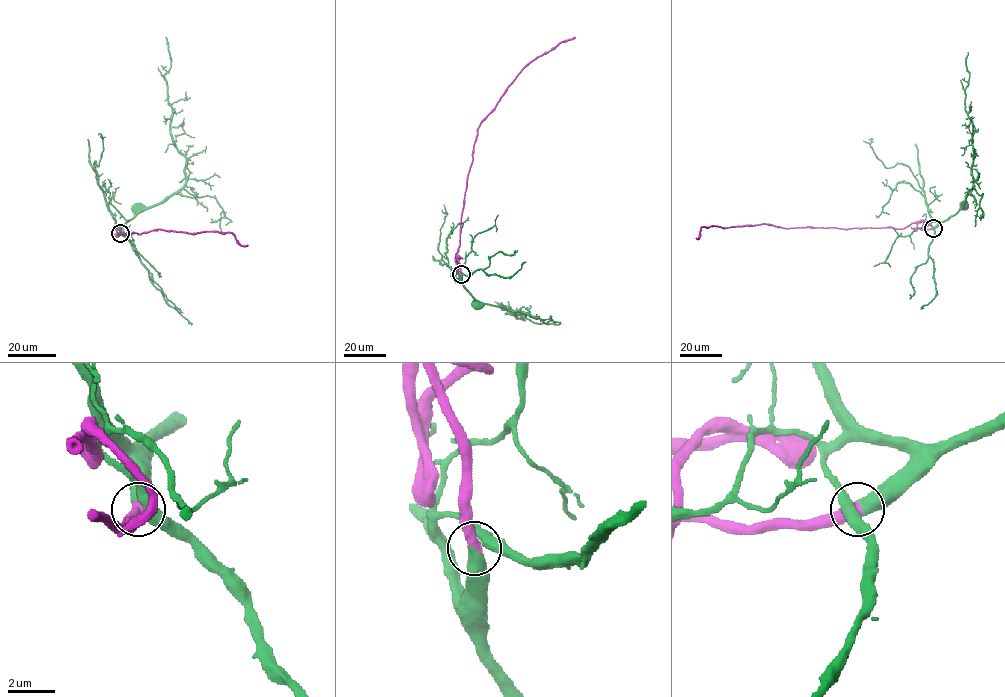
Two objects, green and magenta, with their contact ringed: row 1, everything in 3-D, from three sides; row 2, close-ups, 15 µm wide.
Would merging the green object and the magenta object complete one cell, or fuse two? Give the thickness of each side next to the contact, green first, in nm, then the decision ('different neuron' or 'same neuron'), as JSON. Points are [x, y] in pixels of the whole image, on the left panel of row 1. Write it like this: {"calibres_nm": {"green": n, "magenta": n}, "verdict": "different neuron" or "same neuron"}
{"calibres_nm": {"green": 380, "magenta": 500}, "verdict": "same neuron"}

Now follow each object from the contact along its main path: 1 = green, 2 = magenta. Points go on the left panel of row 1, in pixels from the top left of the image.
1: (120, 233), (120, 228), (134, 216), (136, 209)
2: (120, 233), (115, 234), (121, 231), (114, 225), (118, 234), (157, 229), (231, 233), (240, 245), (248, 245)

